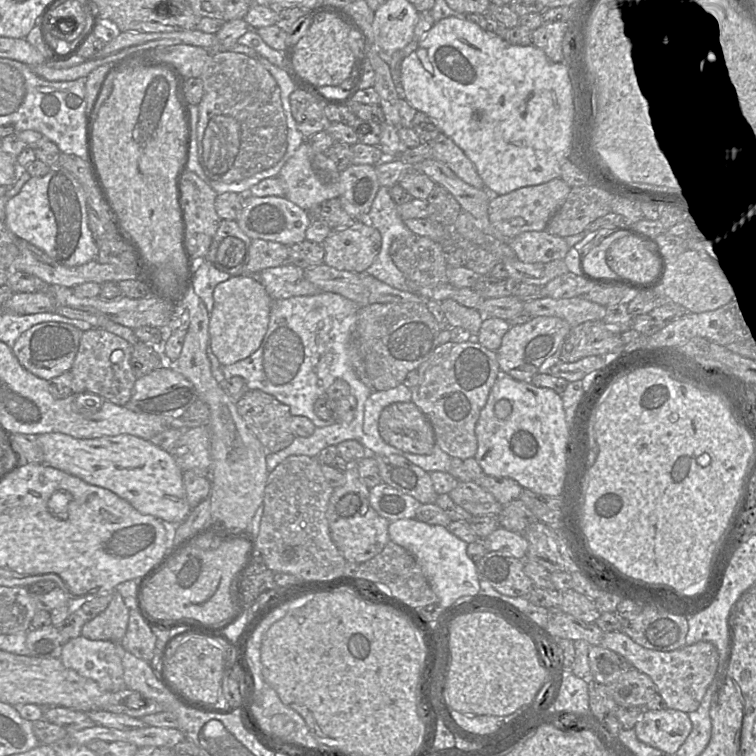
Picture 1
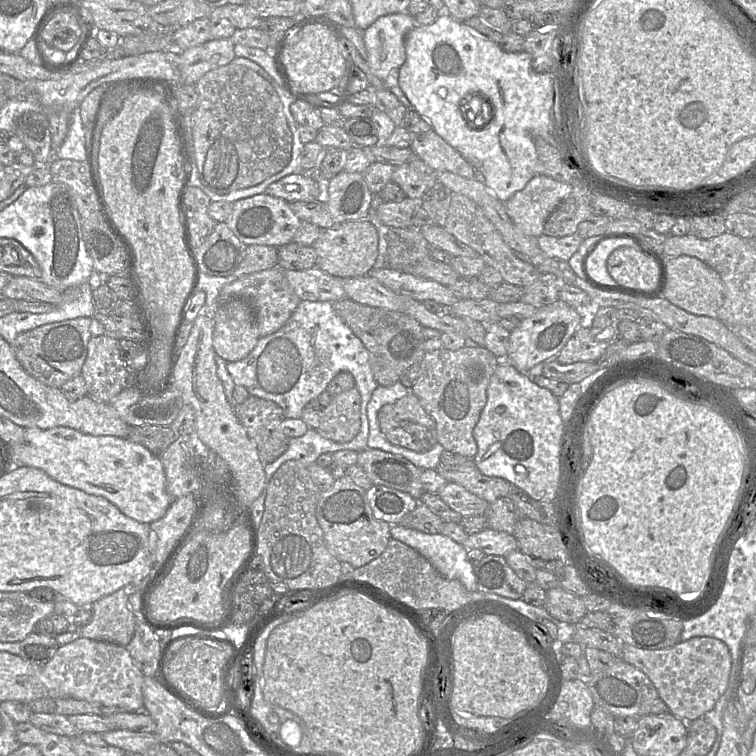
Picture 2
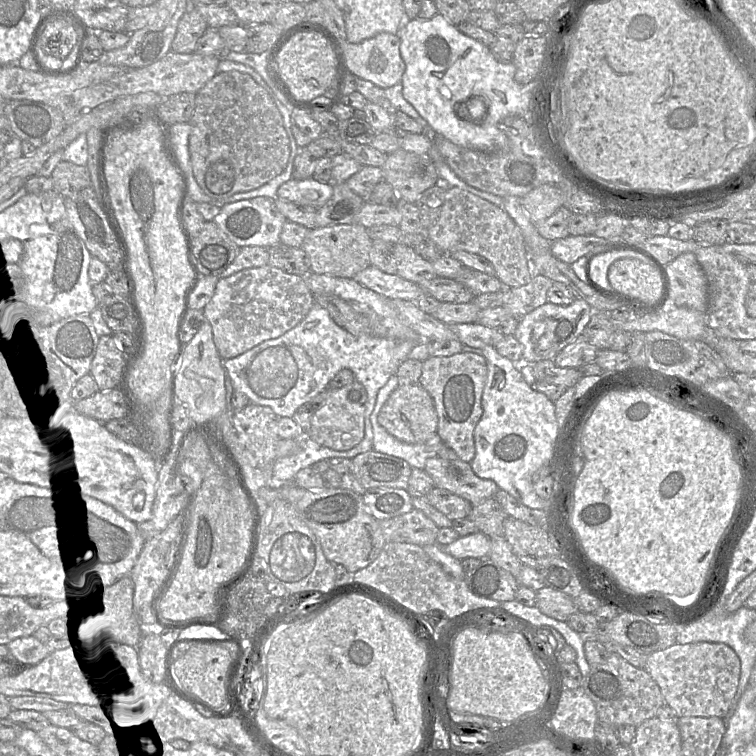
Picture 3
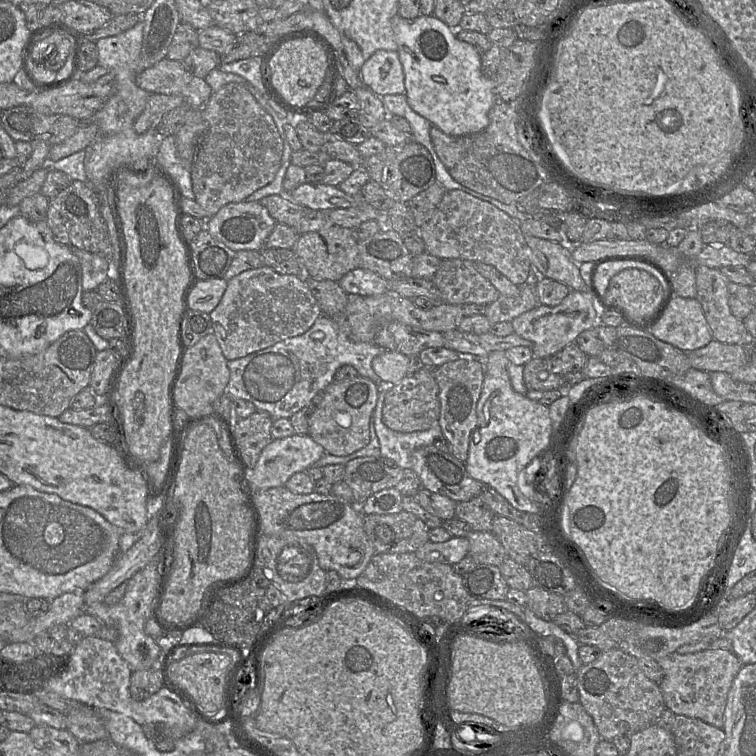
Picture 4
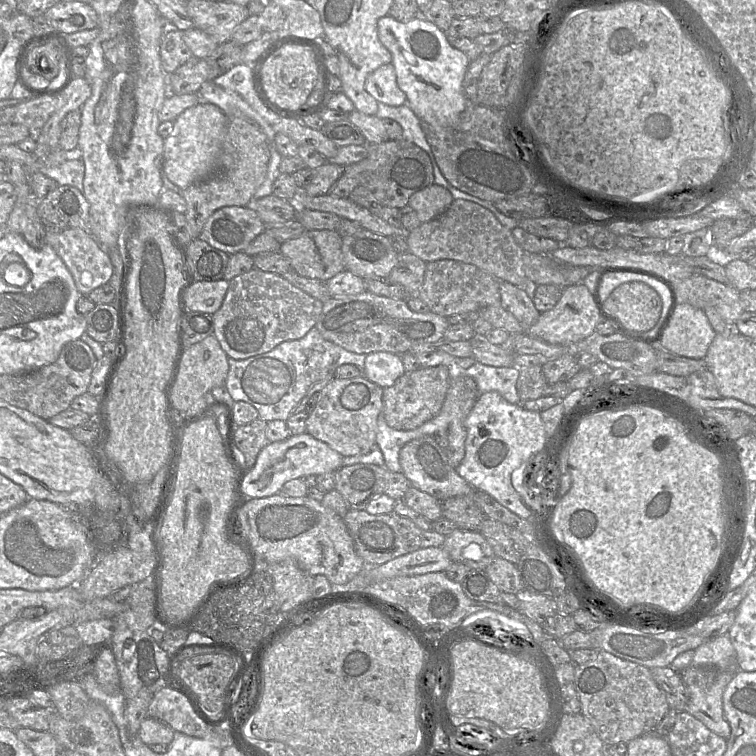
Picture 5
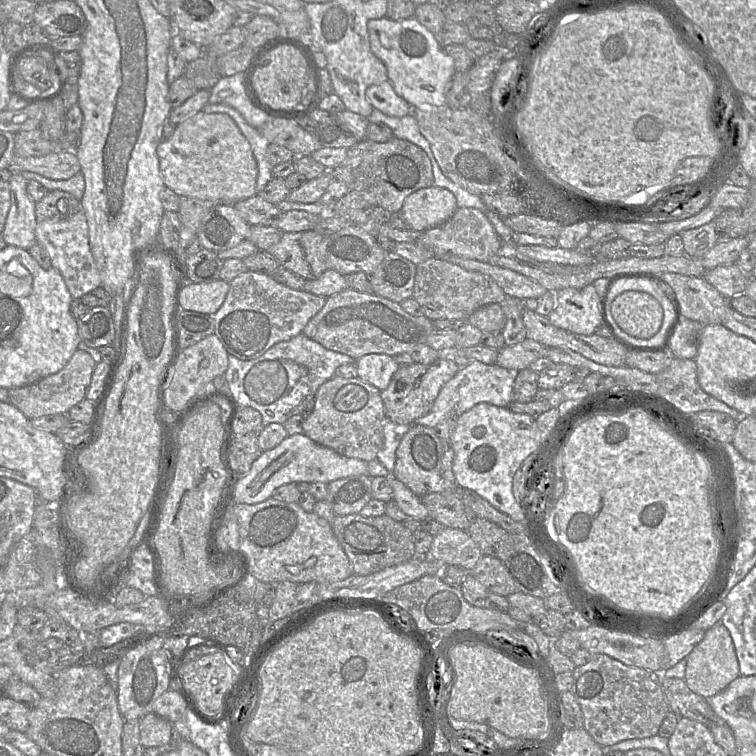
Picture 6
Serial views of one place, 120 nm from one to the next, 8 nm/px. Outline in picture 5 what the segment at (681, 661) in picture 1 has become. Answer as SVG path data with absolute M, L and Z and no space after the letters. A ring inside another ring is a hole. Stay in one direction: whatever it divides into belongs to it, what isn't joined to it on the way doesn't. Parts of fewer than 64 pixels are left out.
M692 665L679 672L688 693L686 712L726 740L731 729L724 717L722 696L735 673Z

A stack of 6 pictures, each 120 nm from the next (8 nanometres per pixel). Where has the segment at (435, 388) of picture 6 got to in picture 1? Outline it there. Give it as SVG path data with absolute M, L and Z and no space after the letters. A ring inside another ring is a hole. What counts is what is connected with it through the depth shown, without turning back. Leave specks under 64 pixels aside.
M412 402L389 404L380 413L378 430L390 446L412 454L429 454L435 445L433 427Z

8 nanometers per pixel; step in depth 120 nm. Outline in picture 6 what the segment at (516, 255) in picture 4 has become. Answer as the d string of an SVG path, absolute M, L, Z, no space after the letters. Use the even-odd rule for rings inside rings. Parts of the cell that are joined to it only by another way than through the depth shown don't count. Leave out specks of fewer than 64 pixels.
M458 208L445 223L424 231L417 242L396 242L392 252L415 265L441 254L455 254L468 259L488 262L501 245L501 238L483 212L476 208Z

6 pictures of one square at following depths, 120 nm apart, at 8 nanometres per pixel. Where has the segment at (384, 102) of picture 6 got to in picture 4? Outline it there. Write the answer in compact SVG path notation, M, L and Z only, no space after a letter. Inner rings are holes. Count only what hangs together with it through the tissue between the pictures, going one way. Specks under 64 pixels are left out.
M376 51L359 73L363 85L379 97L406 94L404 71L397 51Z

